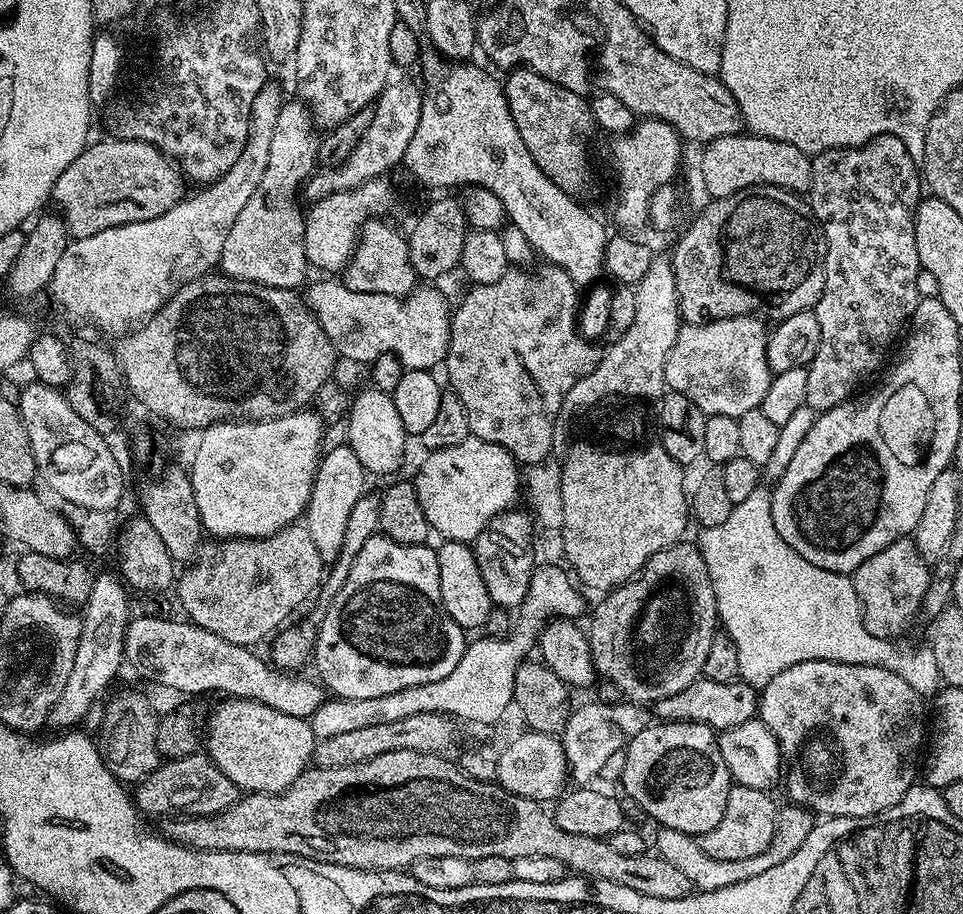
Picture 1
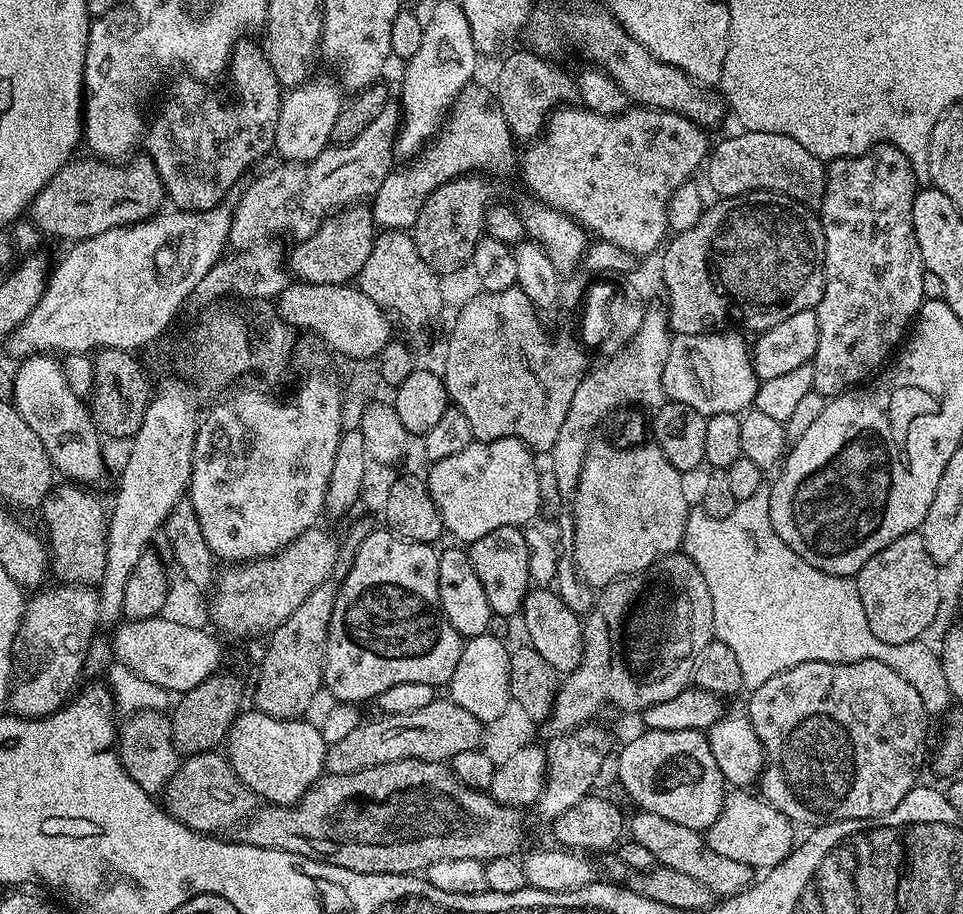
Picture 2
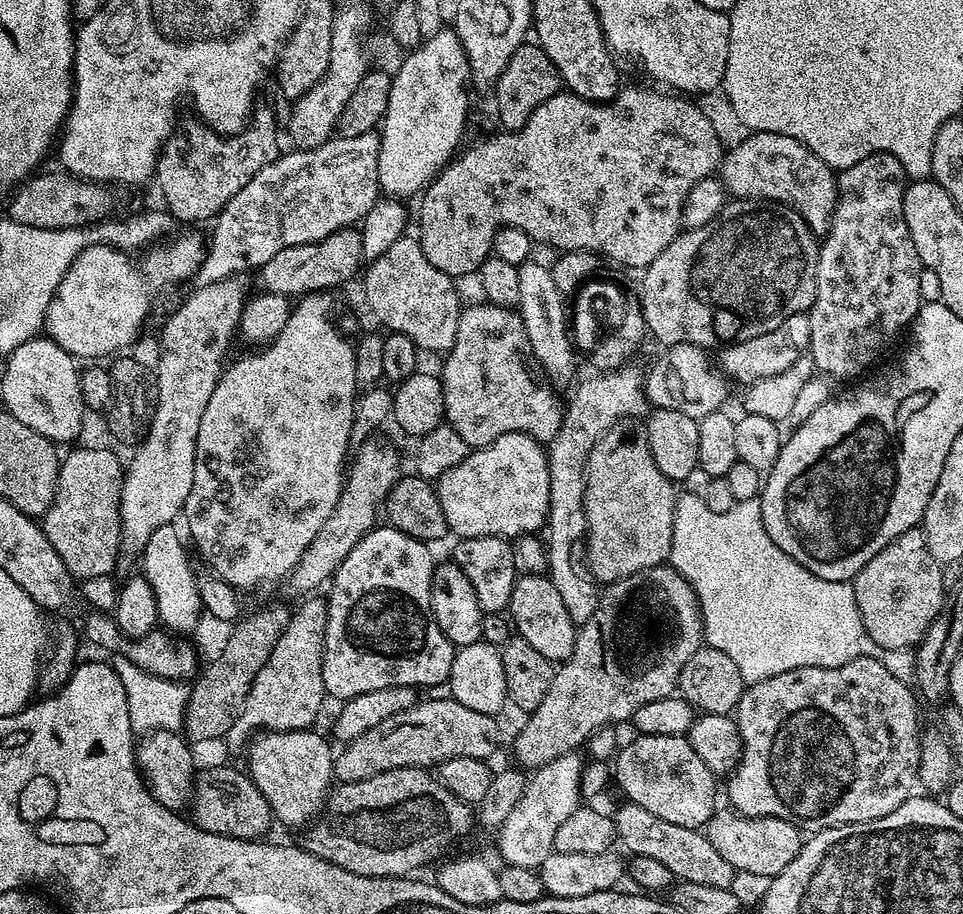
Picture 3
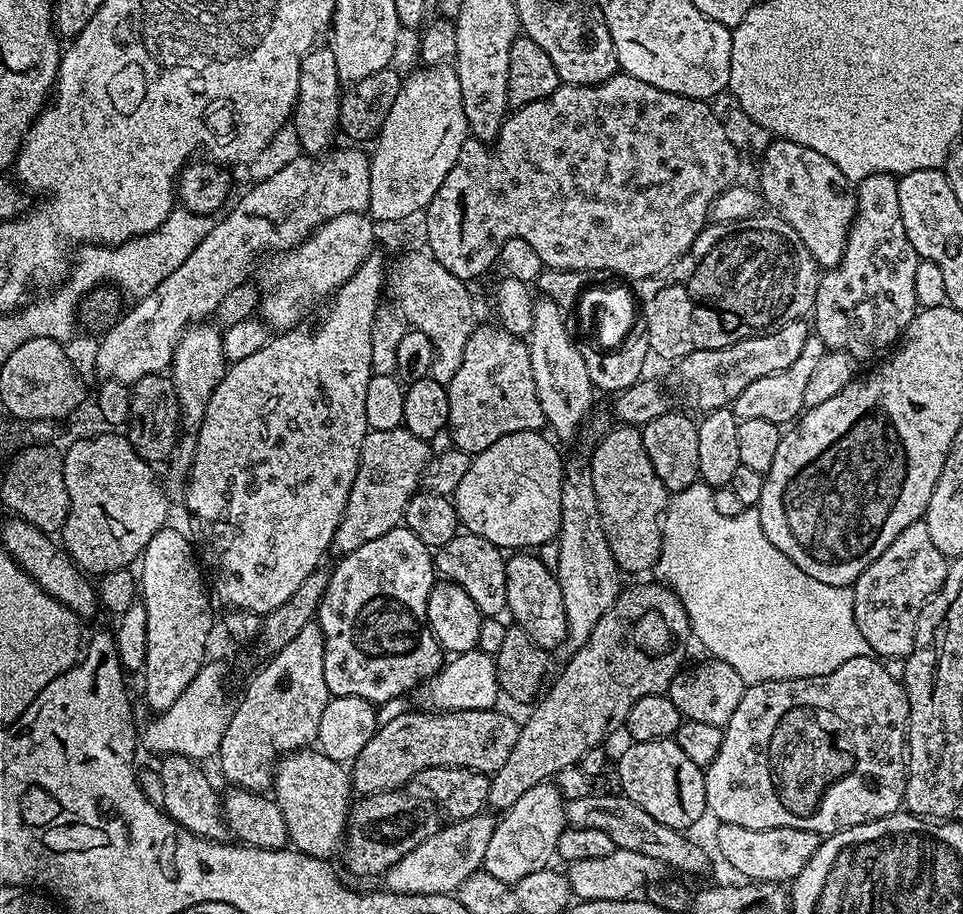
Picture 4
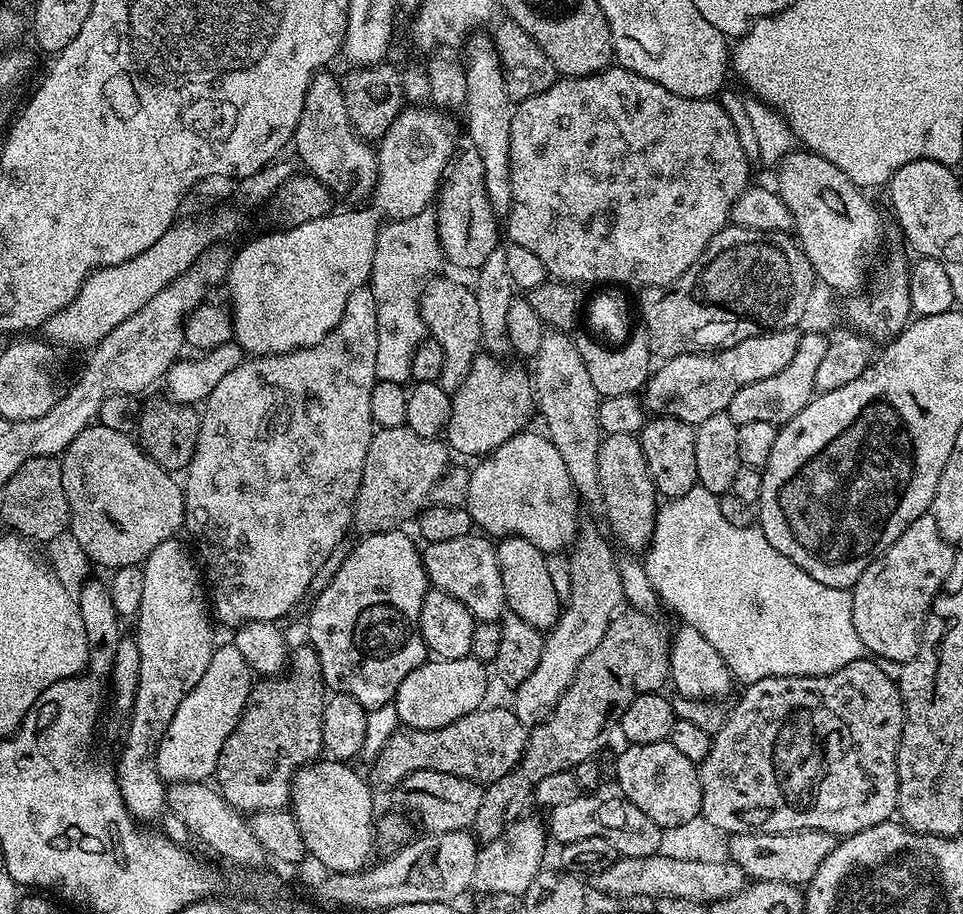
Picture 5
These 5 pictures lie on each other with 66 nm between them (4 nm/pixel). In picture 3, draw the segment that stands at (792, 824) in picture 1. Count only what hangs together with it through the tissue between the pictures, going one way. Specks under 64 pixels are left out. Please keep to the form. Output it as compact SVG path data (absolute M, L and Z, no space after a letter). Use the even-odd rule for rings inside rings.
M624 802L617 812L614 812L616 822L616 835L619 843L629 848L632 856L645 856L655 858L662 862L666 870L672 872L677 881L702 882L702 886L718 886L719 888L732 888L732 879L738 876L735 868L710 846L707 835L703 831L674 826L674 822L666 822L666 818L658 818L658 814L650 814L650 810L642 810L642 806L631 802Z

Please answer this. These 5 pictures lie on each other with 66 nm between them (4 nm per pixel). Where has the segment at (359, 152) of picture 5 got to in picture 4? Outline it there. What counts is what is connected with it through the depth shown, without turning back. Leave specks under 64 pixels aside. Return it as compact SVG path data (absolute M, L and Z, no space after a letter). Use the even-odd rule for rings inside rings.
M314 48L308 52L300 62L299 96L293 108L292 119L292 127L294 126L303 153L320 156L332 146L330 144L334 134L337 135L339 129L341 90L342 81L337 73L337 63L332 50Z

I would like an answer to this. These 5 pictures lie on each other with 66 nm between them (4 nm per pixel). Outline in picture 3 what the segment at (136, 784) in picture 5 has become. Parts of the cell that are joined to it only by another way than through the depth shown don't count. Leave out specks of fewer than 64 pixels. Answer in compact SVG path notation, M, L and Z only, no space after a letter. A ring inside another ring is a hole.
M173 523L163 524L150 536L142 553L142 572L150 582L158 602L159 621L163 625L165 623L164 626L173 633L190 634L197 626L197 620L203 612L203 604L198 594L195 567L192 568L188 550L175 528Z

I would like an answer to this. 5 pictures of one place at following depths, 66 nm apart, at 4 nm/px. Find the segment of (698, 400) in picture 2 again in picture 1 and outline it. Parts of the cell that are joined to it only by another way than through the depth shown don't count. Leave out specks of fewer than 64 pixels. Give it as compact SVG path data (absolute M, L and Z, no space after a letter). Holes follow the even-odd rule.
M755 314L723 316L721 320L705 320L702 324L681 323L678 338L674 338L670 354L666 354L665 385L671 391L690 398L690 402L694 402L694 406L698 406L707 417L726 414L738 418L746 414L746 410L760 407L774 375L766 362L769 331L769 325Z

